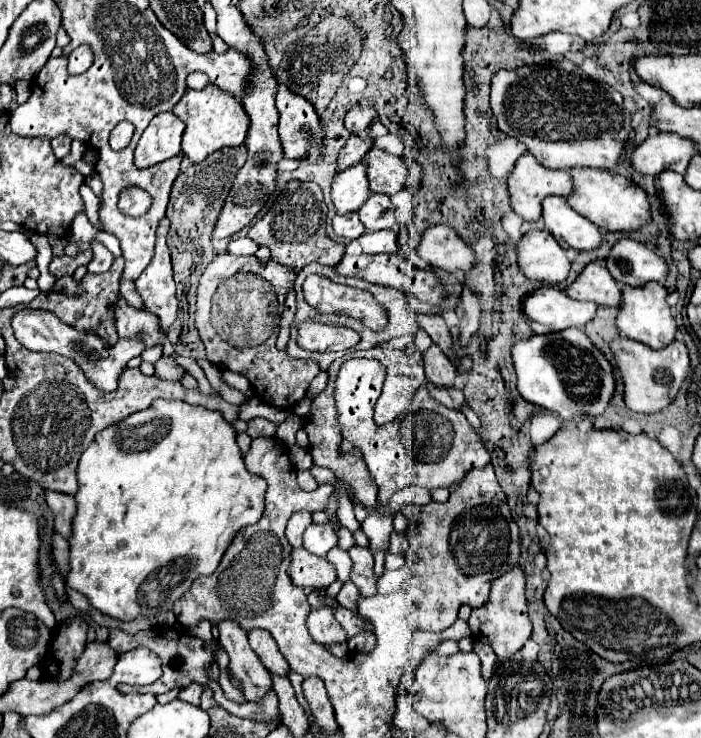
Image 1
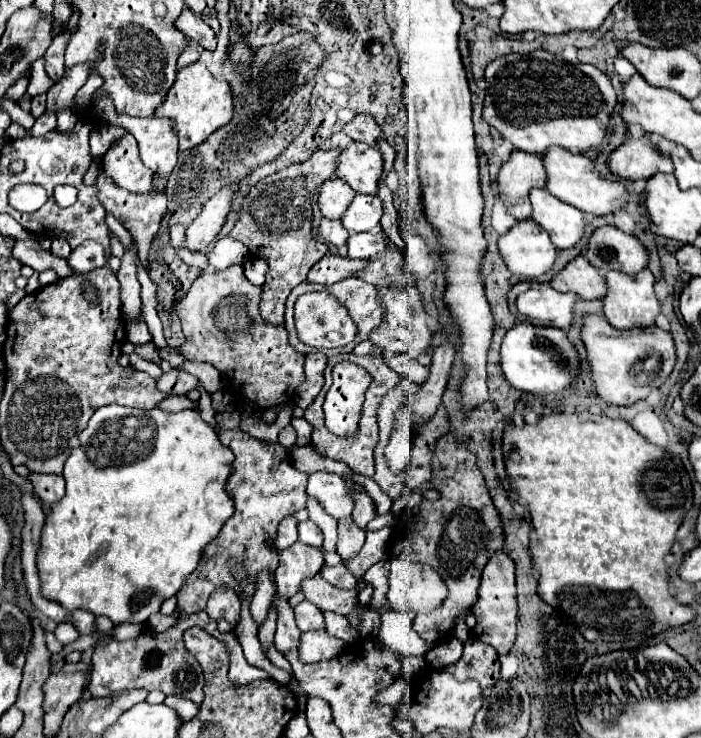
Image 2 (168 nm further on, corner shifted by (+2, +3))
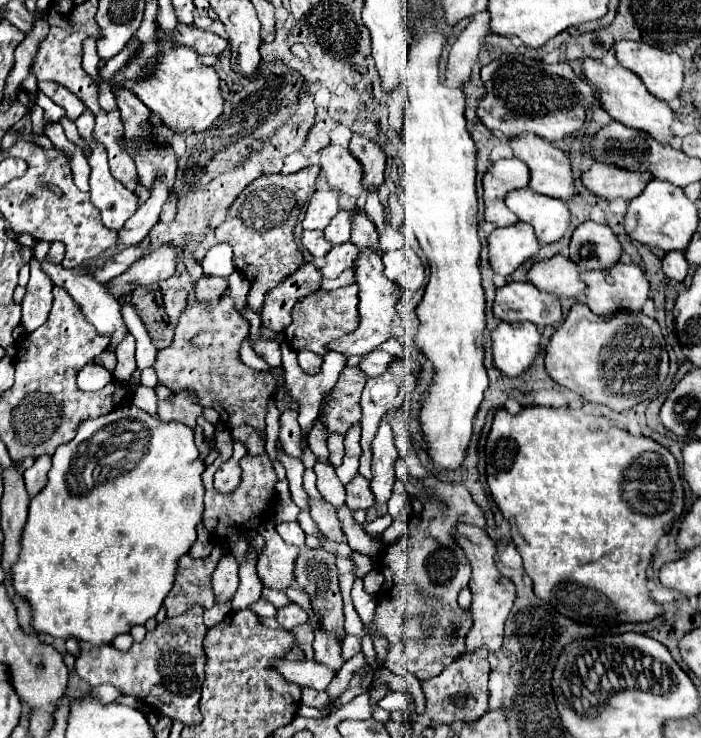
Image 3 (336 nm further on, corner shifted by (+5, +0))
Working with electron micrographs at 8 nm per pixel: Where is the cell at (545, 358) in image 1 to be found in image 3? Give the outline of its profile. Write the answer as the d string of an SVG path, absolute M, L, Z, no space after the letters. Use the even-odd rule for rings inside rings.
M500 322L490 336L494 366L506 376L520 376L538 356L540 332L530 322Z

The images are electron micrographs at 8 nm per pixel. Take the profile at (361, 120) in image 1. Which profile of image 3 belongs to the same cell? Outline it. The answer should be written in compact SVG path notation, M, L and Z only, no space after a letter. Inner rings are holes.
M354 134L352 142L350 142L350 154L362 164L364 188L366 190L380 188L380 184L384 180L384 164L386 164L386 156L380 150L380 146L364 136Z

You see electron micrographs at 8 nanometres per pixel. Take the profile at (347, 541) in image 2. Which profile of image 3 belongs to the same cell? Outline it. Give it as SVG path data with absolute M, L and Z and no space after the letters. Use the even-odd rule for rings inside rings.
M310 468L304 470L304 490L308 494L308 508L310 508L310 516L316 522L316 526L334 542L342 542L344 540L344 532L340 526L340 520L336 518L336 508L332 504L328 504L318 488L316 488L316 476Z

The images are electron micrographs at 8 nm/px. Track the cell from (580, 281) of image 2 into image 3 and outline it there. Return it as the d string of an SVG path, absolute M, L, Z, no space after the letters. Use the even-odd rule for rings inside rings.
M556 254L548 260L540 260L536 262L530 270L528 270L528 280L538 286L540 290L554 294L554 296L570 296L576 298L584 292L584 282L578 276L578 268L576 264L562 256Z

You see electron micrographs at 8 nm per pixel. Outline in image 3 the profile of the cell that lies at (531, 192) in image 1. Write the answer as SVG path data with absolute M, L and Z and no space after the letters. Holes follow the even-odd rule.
M518 158L498 160L494 162L484 178L484 220L492 222L494 226L510 226L518 222L518 216L506 208L504 196L512 190L528 188L530 170Z

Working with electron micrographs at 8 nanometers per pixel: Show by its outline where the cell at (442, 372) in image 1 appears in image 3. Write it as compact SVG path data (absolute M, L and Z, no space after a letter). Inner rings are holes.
M358 252L356 260L354 260L354 272L356 272L356 284L360 288L360 292L358 292L360 326L354 332L350 332L348 336L342 336L340 340L326 344L326 350L340 352L346 358L348 356L364 356L364 354L376 350L376 346L380 346L382 342L386 342L392 336L392 320L396 318L396 304L398 304L398 298L394 298L396 284L390 282L382 274L382 268L384 266L382 266L378 252Z

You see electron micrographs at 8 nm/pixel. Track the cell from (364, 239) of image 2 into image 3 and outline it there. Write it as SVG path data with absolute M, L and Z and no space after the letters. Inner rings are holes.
M344 242L340 246L334 246L326 254L326 266L320 270L324 278L338 278L346 268L352 266L354 258L358 254L358 248L352 242Z

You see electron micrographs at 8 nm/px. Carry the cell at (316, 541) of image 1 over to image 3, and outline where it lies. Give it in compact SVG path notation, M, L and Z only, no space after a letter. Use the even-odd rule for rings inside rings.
M280 522L276 526L276 532L282 536L284 542L294 544L298 548L304 548L304 530L300 528L298 522Z

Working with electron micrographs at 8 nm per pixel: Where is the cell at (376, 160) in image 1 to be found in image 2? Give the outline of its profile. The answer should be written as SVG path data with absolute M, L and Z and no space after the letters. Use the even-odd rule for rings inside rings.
M351 143L341 151L335 175L347 181L357 193L377 195L383 175L383 157L373 145Z

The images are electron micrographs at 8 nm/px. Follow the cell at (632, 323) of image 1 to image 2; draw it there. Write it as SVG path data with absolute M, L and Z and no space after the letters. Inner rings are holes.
M649 269L639 271L637 275L625 275L625 273L617 273L611 271L605 275L607 281L607 295L603 297L603 311L605 311L605 319L615 327L615 329L649 329L655 327L655 319L661 313L661 305L655 297L653 285L655 285L655 277L651 275Z

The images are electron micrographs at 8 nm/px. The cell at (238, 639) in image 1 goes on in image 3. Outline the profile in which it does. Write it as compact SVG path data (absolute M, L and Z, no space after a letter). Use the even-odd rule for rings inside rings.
M224 552L218 566L212 572L212 590L216 602L226 602L234 596L238 588L238 562L232 552Z

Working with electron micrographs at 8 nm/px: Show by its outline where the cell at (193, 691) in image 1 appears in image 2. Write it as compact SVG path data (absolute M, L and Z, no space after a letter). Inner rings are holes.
M165 697L165 703L169 705L169 707L173 707L181 717L183 717L183 721L191 721L195 715L197 715L197 705L193 703L193 701L187 701L185 697Z

